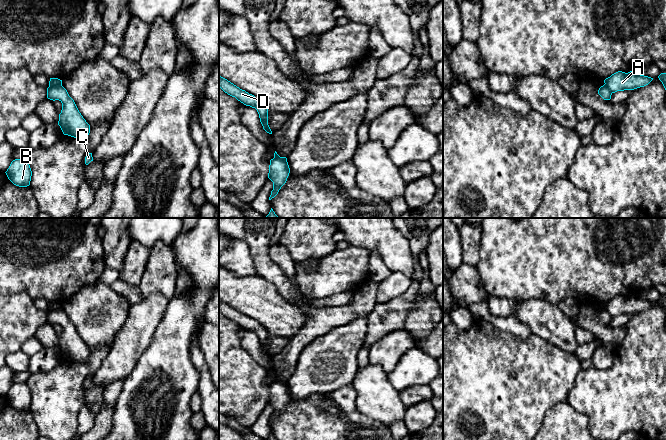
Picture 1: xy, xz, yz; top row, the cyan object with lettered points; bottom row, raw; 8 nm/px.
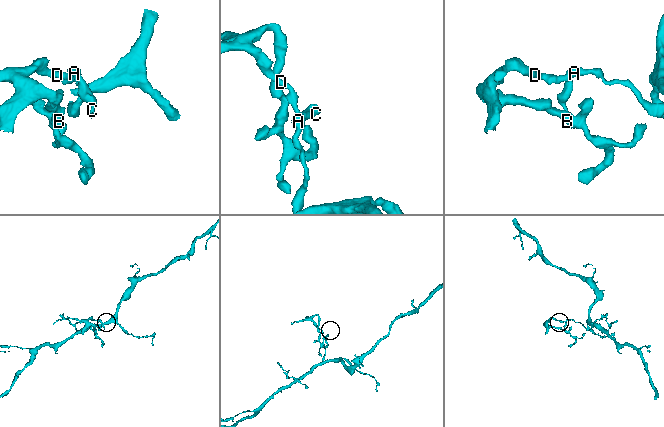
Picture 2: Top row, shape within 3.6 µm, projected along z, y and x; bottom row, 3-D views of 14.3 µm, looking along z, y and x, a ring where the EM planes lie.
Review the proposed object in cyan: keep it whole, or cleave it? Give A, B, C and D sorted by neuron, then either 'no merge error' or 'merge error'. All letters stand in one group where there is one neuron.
groups A / B C D; merge error

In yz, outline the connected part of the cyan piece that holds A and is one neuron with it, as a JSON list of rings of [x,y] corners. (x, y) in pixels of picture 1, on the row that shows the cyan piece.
[[[618,71],[604,80],[612,93],[624,90],[634,90],[648,85],[653,78],[640,75],[637,71],[628,73]]]

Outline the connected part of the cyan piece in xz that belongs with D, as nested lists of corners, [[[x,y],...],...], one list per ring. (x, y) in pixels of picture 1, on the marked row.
[[[219,75],[219,87],[228,95],[235,97],[238,101],[243,103],[246,106],[255,108],[259,114],[260,122],[263,126],[263,129],[272,134],[272,131],[268,125],[268,108],[265,104],[259,101],[254,95],[249,94],[245,90],[240,89],[227,79]]]

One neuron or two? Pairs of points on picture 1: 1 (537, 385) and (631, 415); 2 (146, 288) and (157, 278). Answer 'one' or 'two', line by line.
1: two
2: one

